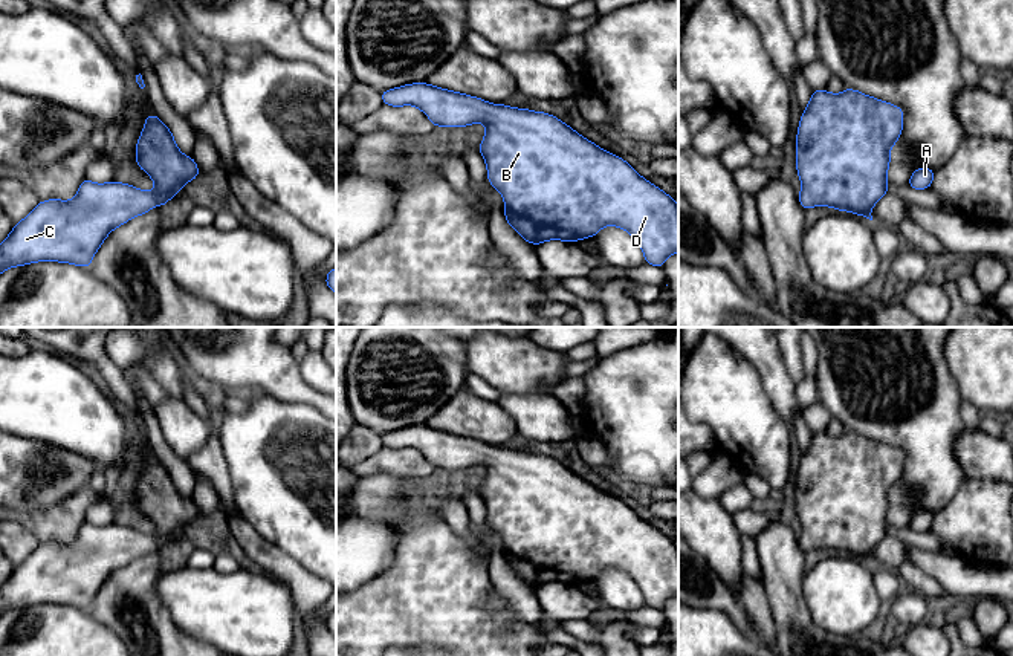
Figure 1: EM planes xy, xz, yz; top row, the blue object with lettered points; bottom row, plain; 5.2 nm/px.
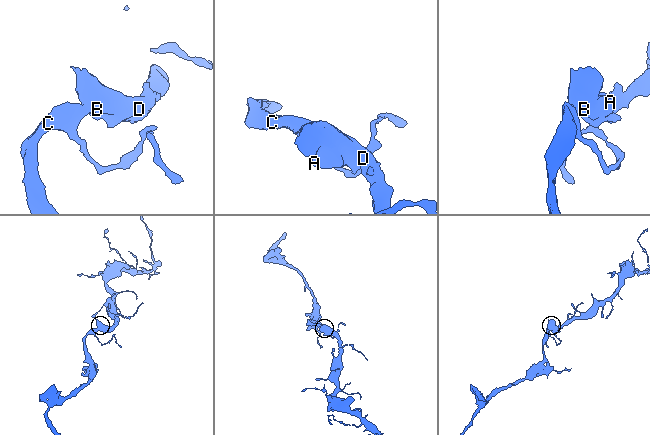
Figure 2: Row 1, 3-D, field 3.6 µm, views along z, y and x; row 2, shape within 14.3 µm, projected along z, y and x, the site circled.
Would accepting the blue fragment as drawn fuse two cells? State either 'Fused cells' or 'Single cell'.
Single cell

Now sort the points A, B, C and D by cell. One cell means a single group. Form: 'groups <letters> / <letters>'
groups A B C D

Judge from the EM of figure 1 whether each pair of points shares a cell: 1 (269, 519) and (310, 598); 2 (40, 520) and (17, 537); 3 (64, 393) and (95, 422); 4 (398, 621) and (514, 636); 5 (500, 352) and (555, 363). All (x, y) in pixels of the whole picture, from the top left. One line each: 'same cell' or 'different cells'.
1: different cells
2: different cells
3: same cell
4: same cell
5: same cell

